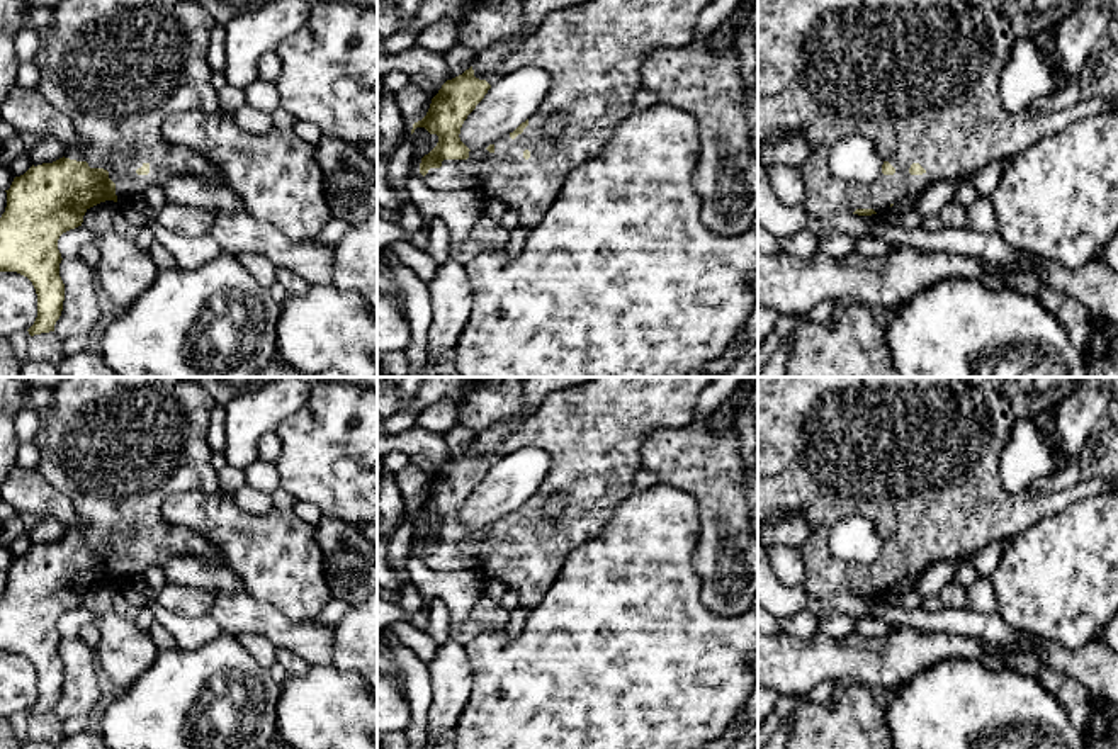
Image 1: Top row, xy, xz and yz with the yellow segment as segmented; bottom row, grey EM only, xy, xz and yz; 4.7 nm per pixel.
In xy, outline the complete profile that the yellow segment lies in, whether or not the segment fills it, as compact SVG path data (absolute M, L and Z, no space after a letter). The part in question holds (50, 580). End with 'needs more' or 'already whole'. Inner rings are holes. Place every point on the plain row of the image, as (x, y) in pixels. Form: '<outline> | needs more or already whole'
M65 377L53 391L53 401L39 411L41 425L32 440L41 452L37 472L70 499L80 525L68 528L63 538L32 545L15 557L5 571L7 588L0 598L0 652L27 657L37 674L37 698L27 710L31 717L54 712L65 681L58 620L82 606L90 588L105 581L127 584L151 566L165 567L172 557L223 564L219 552L200 533L172 525L161 515L165 499L173 493L219 491L219 472L212 467L212 450L207 443L209 420L217 409L216 399L184 377Z | needs more

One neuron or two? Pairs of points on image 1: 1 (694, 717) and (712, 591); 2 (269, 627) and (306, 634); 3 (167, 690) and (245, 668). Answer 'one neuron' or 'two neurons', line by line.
1: two neurons
2: one neuron
3: one neuron

